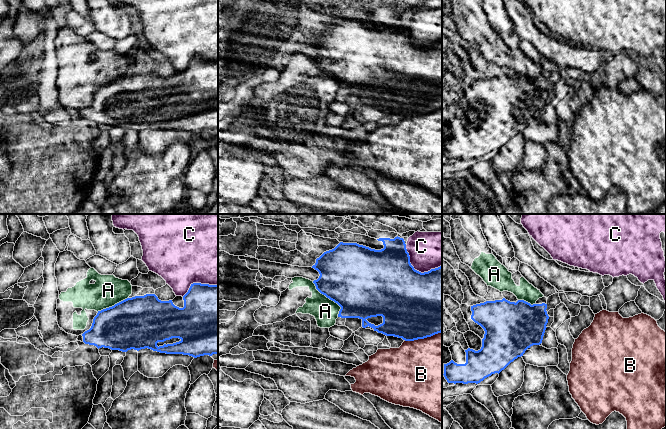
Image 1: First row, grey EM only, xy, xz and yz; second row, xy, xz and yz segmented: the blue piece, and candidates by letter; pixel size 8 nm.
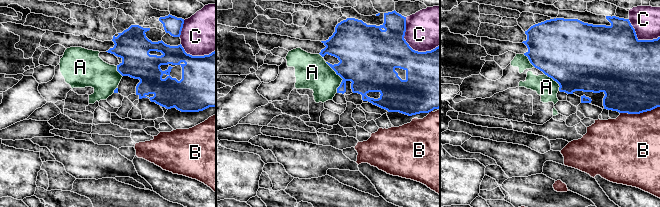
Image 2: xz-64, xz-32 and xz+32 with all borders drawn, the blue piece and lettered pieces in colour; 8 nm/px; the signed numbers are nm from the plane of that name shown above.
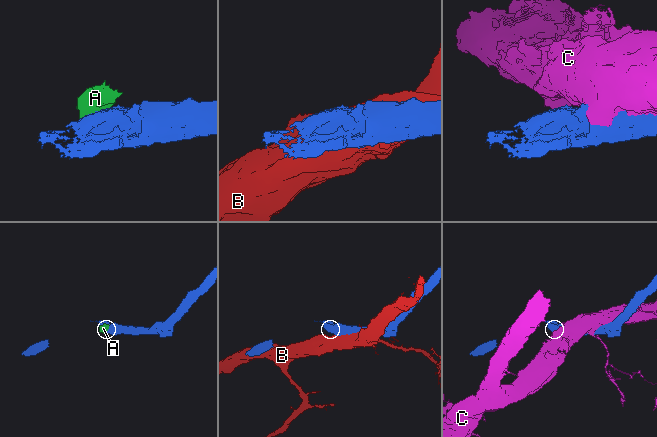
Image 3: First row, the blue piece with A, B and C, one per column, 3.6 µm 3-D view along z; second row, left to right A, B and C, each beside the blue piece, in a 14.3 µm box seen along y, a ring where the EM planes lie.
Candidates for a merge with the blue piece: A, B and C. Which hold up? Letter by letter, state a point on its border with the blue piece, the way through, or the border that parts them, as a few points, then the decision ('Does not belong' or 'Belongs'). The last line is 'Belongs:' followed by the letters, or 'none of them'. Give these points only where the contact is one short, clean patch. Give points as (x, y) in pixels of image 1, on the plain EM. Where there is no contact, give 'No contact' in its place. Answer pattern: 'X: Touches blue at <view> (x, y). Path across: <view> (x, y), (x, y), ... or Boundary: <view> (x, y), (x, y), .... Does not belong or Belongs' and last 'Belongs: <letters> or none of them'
A: Touches blue at xz (329, 74). Does not belong
B: Touches blue at xz (422, 114). Does not belong
C: Touches blue at xz (416, 46). Does not belong
Belongs: none of them

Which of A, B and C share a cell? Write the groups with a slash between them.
A / B / C

